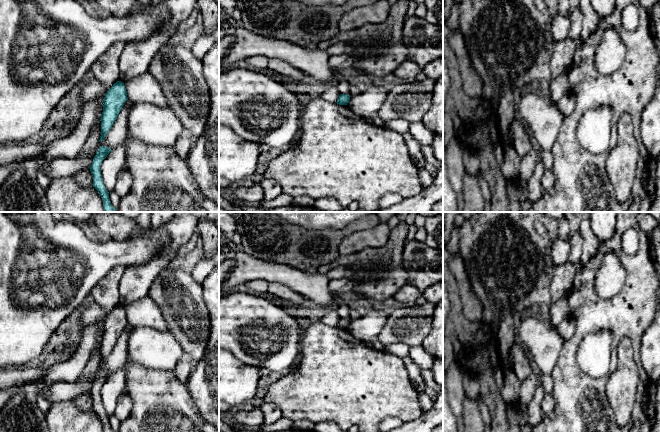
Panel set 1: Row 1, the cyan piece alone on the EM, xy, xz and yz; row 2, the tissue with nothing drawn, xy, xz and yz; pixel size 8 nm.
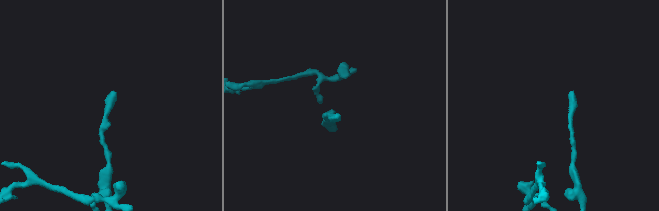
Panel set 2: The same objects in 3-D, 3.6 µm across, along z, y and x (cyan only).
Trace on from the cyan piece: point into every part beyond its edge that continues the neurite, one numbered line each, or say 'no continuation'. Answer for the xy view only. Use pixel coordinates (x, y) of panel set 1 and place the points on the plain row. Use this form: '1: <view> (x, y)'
no continuation

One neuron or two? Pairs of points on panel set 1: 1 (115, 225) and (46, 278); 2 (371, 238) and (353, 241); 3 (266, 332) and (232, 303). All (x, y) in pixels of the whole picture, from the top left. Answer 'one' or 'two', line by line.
1: two
2: one
3: one

